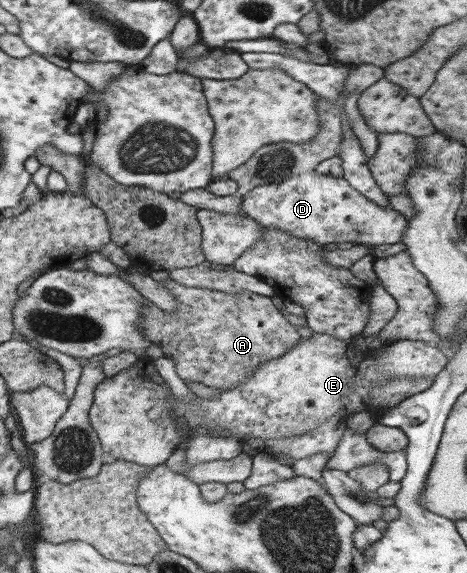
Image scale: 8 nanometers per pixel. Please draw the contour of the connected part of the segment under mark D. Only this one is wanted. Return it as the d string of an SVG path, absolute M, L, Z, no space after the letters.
M315 171L294 174L284 181L251 189L240 197L241 210L265 228L277 228L315 244L349 242L373 247L398 244L407 229L407 219L391 208L377 207L344 180Z

